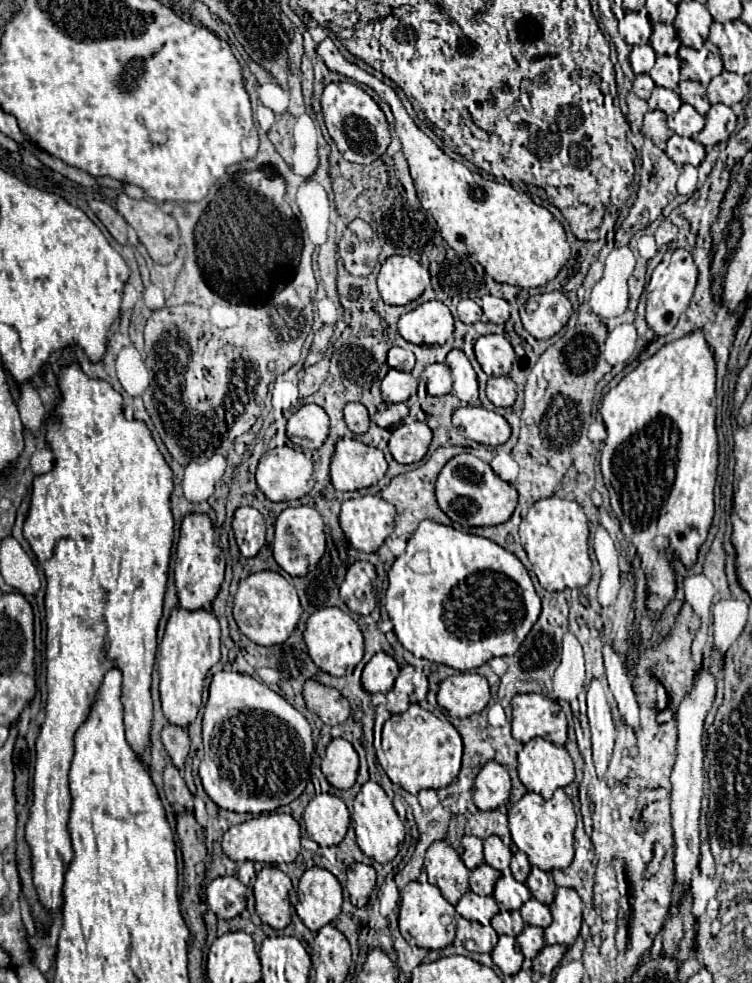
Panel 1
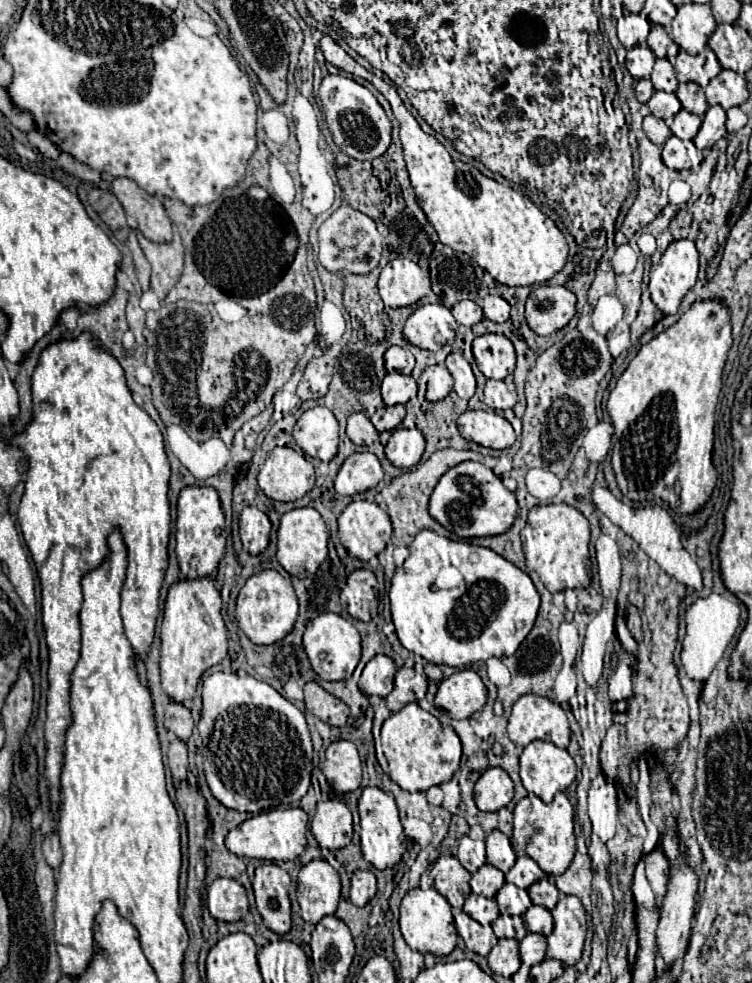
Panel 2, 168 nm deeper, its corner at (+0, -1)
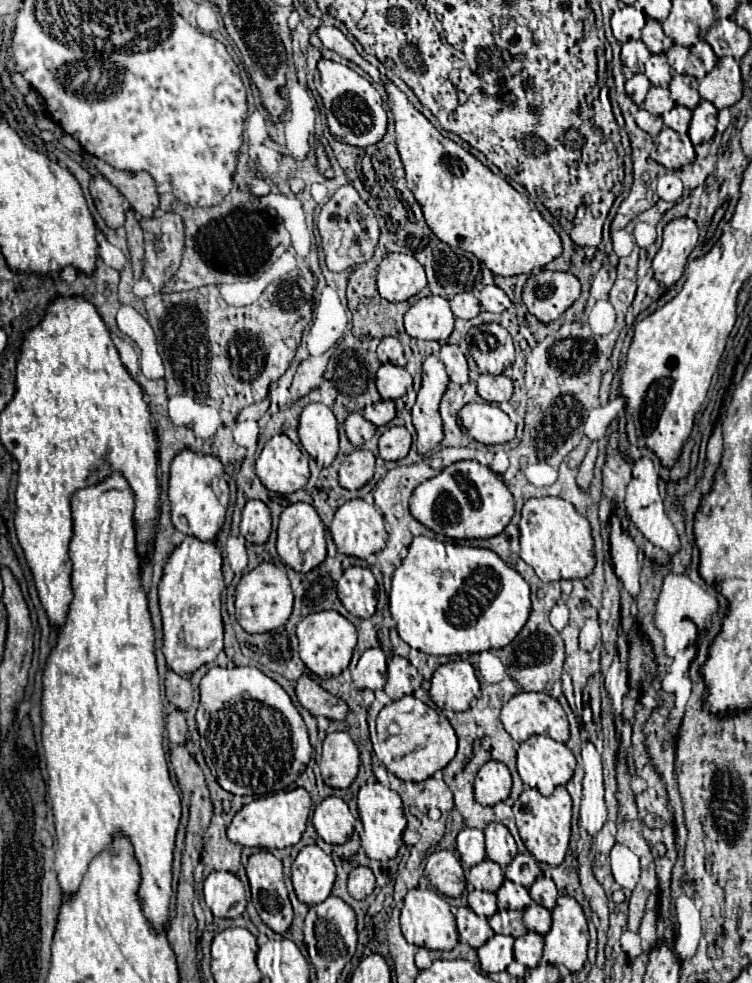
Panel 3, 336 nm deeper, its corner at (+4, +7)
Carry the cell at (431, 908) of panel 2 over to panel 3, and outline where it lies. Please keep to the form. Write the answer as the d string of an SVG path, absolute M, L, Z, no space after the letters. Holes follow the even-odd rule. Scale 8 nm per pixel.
M410 889L404 897L404 907L400 915L400 925L402 925L402 935L406 937L408 943L426 947L426 949L452 949L458 943L458 931L456 931L456 921L450 911L448 901L434 889Z

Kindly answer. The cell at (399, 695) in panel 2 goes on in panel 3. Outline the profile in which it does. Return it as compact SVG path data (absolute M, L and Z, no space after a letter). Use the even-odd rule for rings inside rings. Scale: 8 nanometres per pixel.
M394 657L388 663L388 677L386 677L386 685L384 685L384 693L390 699L400 699L404 695L413 694L420 688L424 678L418 670L408 663L408 659L404 657Z

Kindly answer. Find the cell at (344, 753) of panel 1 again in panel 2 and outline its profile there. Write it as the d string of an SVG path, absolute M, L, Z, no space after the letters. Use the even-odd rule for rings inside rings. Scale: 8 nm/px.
M334 741L326 749L326 759L322 765L322 773L328 783L340 791L350 793L362 783L362 765L358 757L358 749L352 741Z

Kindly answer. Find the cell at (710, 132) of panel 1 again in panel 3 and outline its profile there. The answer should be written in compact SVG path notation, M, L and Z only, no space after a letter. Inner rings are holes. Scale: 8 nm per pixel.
M710 101L698 103L698 107L694 109L694 115L692 115L690 131L688 131L694 145L712 141L712 137L716 133L716 115L718 115L718 109Z

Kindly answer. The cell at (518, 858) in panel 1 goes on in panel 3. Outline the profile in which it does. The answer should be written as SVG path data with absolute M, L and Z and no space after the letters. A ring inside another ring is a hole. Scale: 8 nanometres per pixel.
M530 853L516 855L512 863L506 867L506 879L518 885L524 885L524 887L530 887L534 879L538 877L538 873L540 873L540 867Z

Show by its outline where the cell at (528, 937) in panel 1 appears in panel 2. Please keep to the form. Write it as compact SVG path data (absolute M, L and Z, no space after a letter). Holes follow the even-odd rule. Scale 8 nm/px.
M528 933L520 941L520 959L522 959L522 963L532 967L532 965L544 961L544 957L546 957L546 937L536 935L536 933Z

